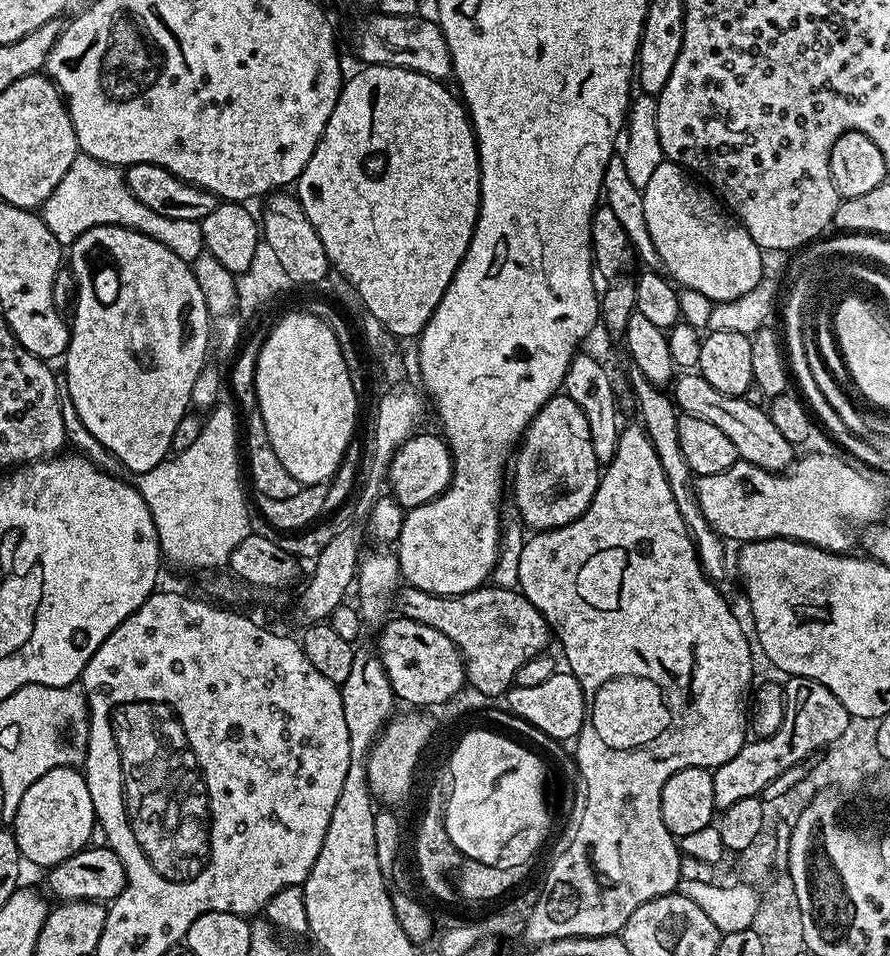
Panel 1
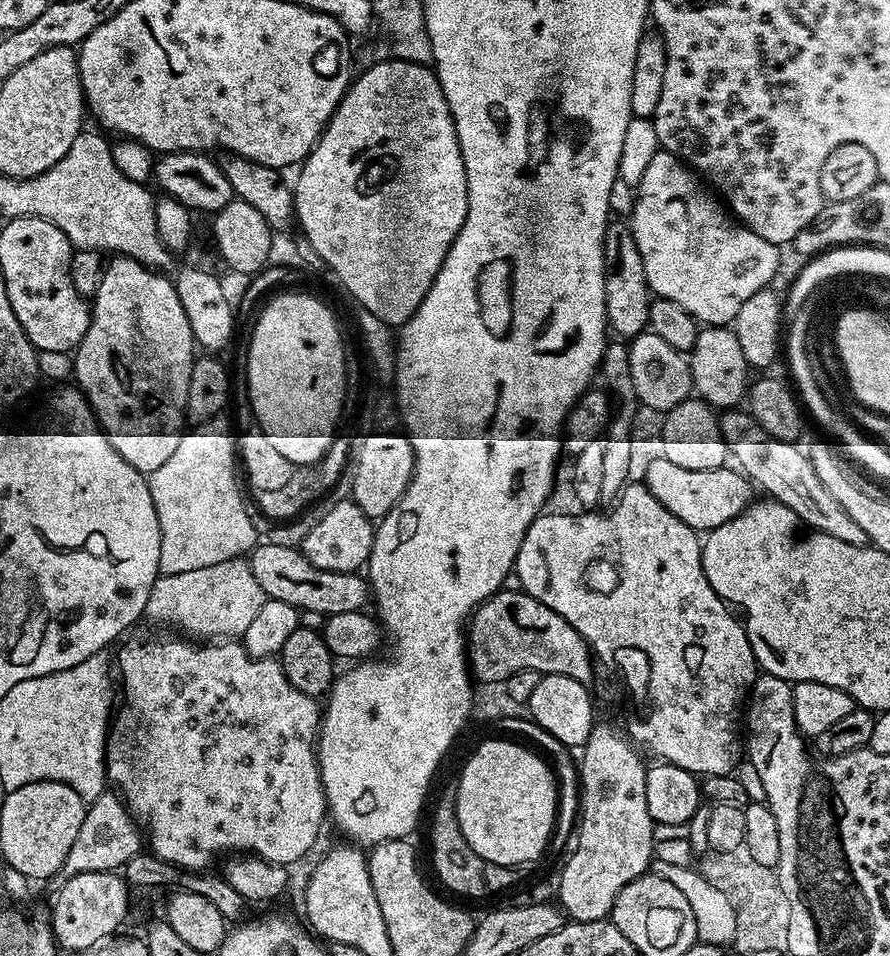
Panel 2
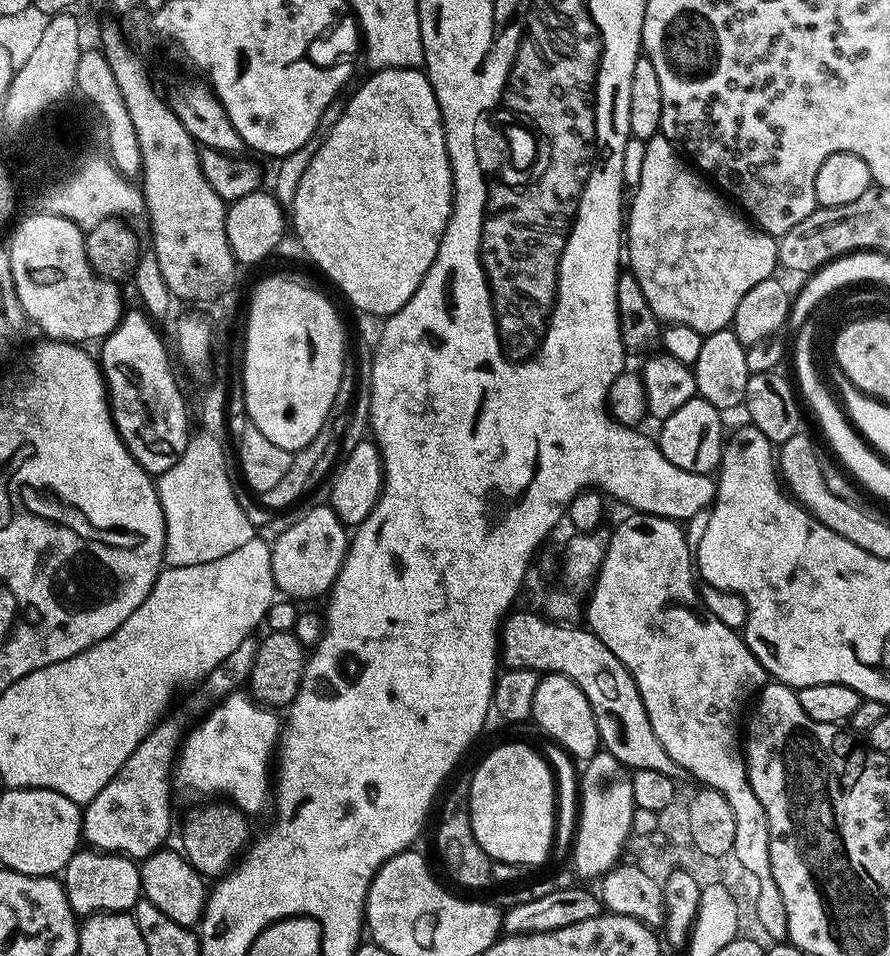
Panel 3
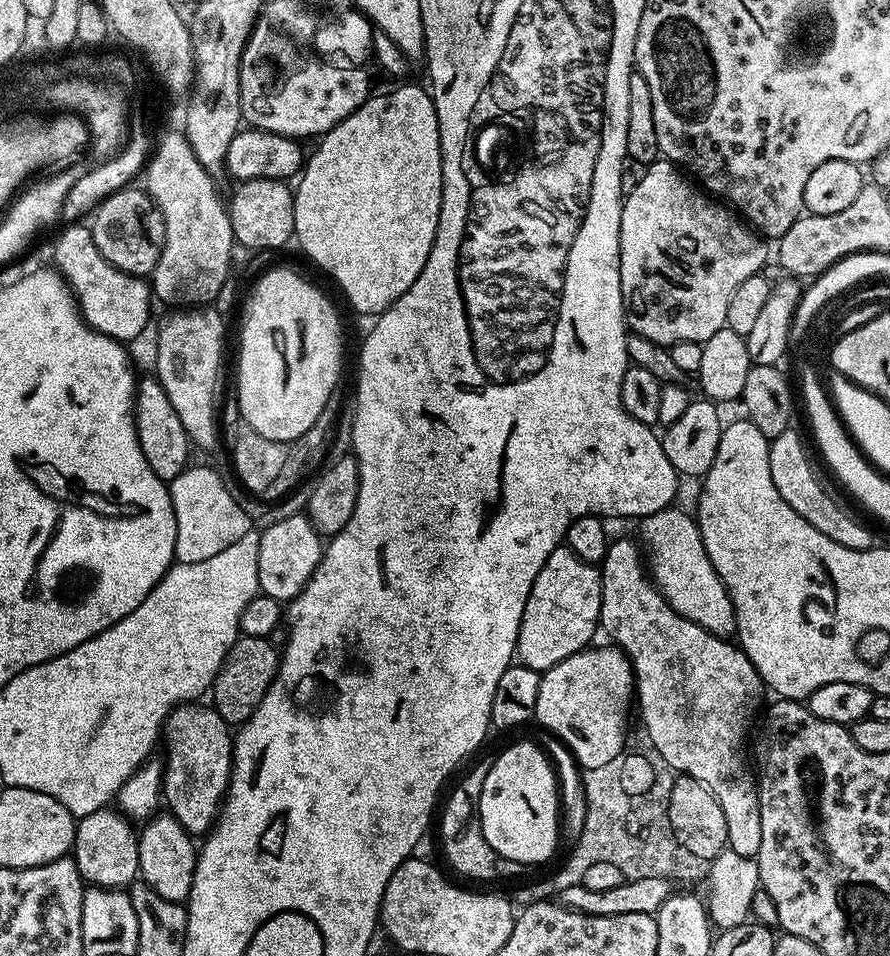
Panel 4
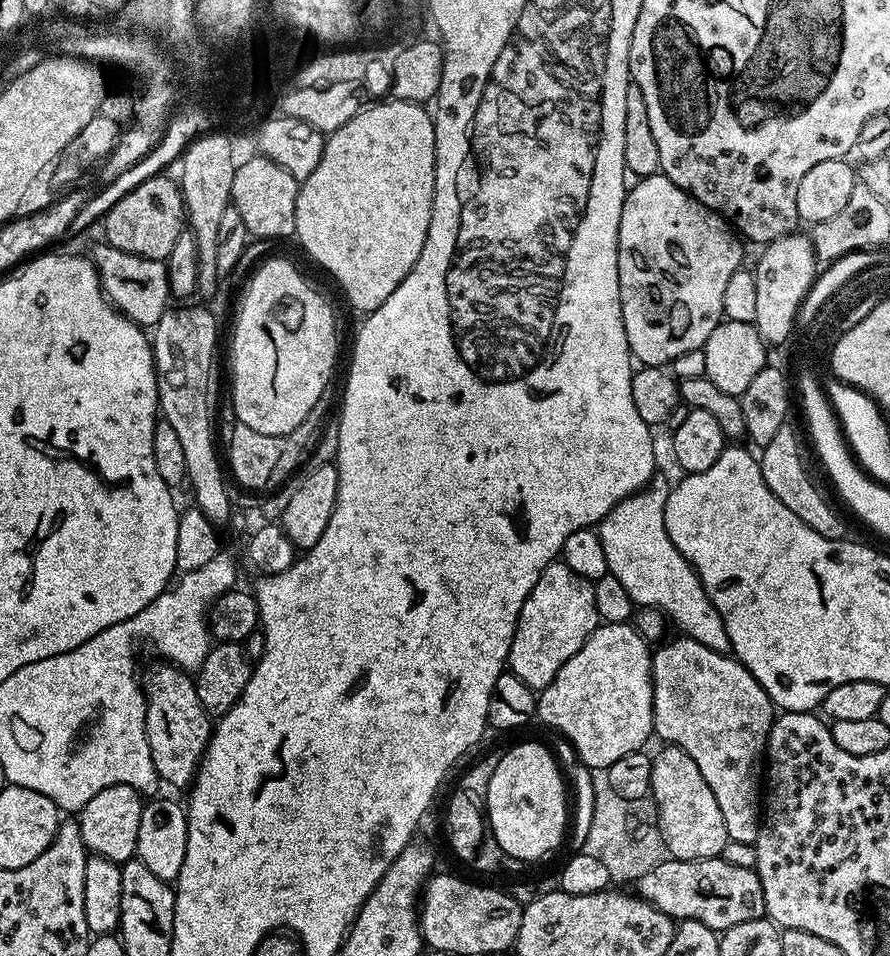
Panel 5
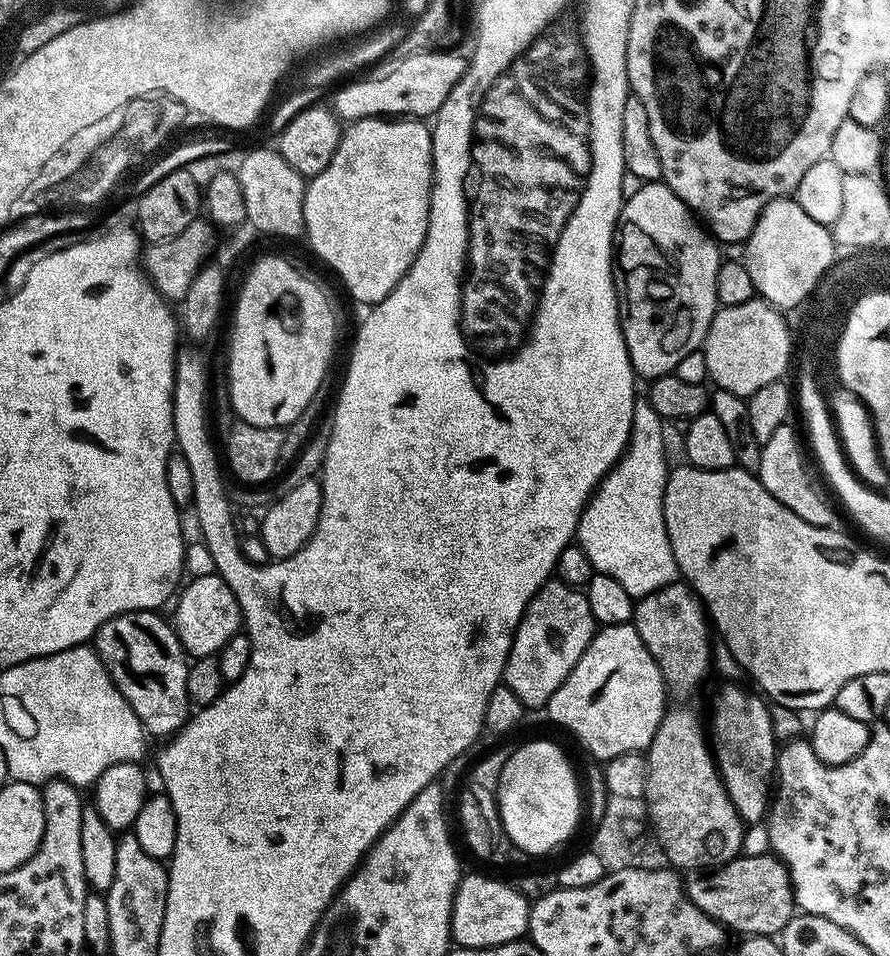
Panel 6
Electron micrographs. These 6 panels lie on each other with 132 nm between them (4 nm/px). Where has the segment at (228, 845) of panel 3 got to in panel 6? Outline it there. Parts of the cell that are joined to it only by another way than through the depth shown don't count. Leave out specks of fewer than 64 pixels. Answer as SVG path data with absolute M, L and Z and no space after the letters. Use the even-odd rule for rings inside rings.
M156 610L147 612L127 612L121 616L115 616L106 621L96 631L94 647L96 653L102 658L114 686L130 702L130 710L138 714L140 725L149 737L164 736L171 738L179 732L181 726L190 718L190 705L186 694L186 674L190 663L184 647L180 645L180 639L176 637L176 629L160 617Z

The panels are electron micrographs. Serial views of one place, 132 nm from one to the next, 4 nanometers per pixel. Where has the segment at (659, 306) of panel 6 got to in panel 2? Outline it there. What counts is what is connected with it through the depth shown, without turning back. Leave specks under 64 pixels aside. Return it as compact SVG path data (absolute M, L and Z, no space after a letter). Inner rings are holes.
M659 150L646 166L639 187L635 189L630 227L638 254L642 254L646 282L653 297L678 302L682 310L689 312L704 326L731 325L742 305L758 294L758 290L769 287L780 268L781 249L766 242L766 238L758 238L758 234L733 218L729 209L705 187L701 177L672 152Z

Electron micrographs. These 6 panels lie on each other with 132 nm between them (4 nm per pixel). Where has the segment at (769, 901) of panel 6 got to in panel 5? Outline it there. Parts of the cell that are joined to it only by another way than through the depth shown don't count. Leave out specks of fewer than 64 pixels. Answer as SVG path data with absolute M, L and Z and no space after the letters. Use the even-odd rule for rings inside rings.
M712 856L709 860L674 860L665 858L654 870L642 874L638 882L638 895L650 902L662 914L671 916L673 920L693 920L702 922L723 934L727 928L738 926L738 922L754 922L765 915L762 882L755 868L743 868L726 862L720 856Z

